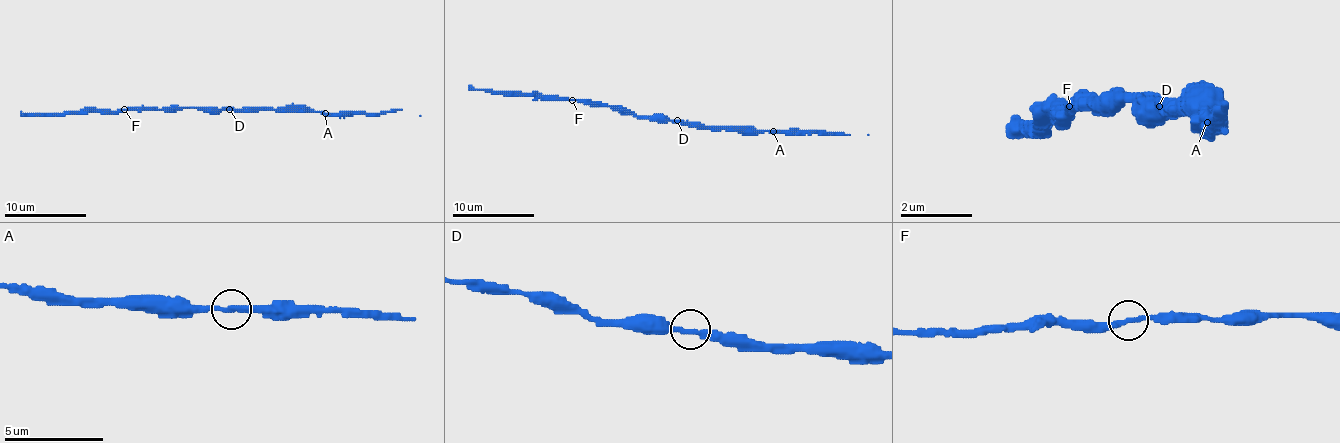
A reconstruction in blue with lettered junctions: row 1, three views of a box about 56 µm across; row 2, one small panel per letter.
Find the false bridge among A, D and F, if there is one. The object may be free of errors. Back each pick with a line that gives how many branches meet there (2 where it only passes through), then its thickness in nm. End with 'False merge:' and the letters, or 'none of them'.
False merge: none of them

